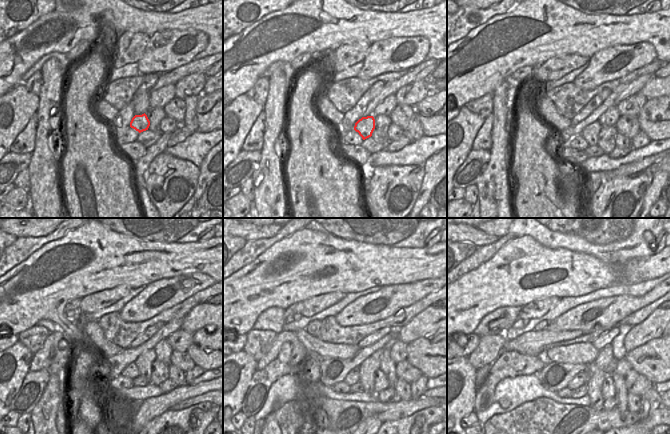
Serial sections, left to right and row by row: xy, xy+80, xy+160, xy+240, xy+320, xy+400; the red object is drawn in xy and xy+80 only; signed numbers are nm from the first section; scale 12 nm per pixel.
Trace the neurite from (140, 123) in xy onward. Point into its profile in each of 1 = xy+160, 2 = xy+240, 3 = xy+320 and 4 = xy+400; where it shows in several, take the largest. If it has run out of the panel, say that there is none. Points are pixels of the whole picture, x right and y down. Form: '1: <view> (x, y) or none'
1: xy+160 (590, 133)
2: xy+240 (144, 362)
3: xy+320 (369, 366)
4: xy+400 (594, 383)

